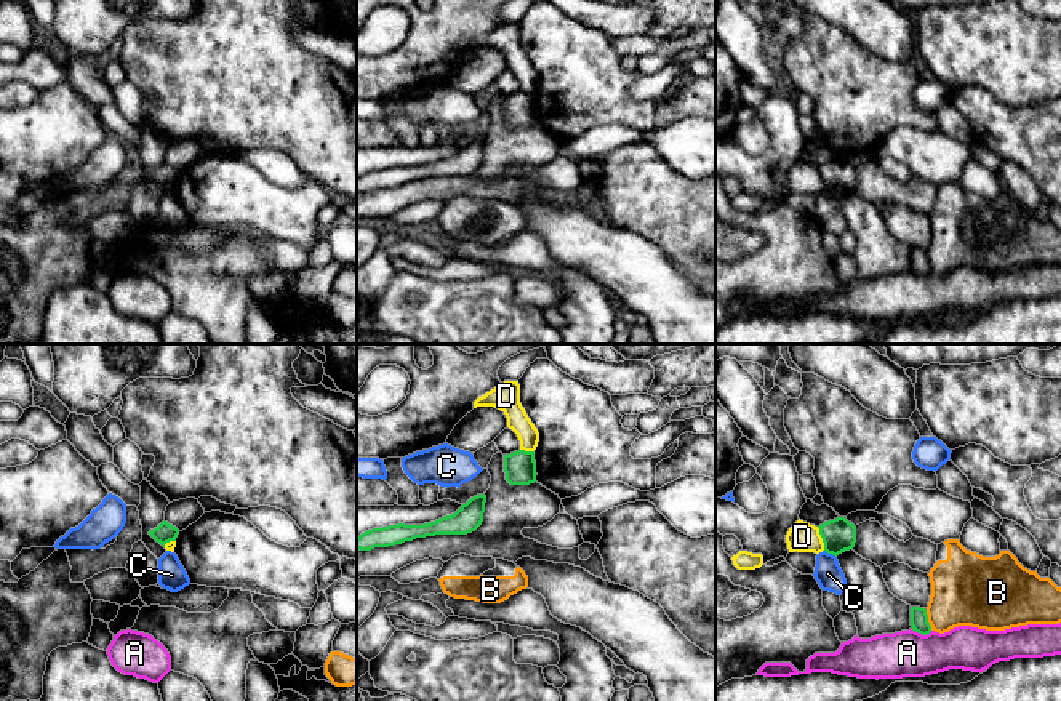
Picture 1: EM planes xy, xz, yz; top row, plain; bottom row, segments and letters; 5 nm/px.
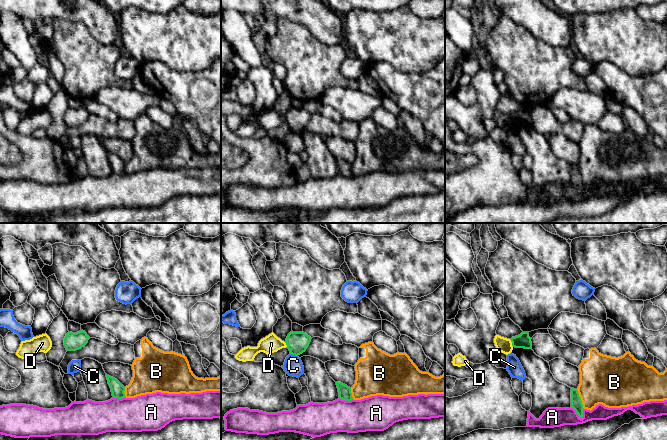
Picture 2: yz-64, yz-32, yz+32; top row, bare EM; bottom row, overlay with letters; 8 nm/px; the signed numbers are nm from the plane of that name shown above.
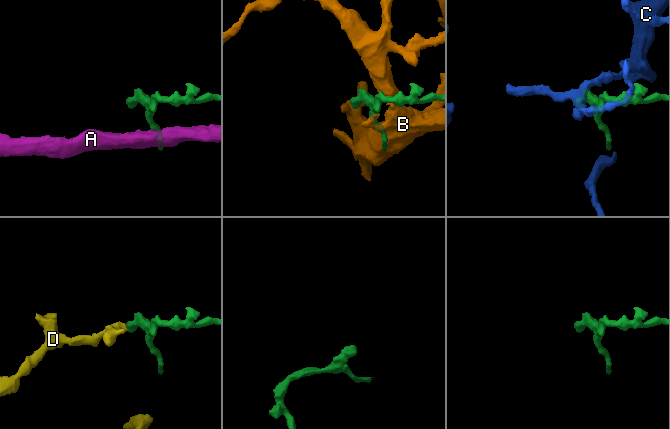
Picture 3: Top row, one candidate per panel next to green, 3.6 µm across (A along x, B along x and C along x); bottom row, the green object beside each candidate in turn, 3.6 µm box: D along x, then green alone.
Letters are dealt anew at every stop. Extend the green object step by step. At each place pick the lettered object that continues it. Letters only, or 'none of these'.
none of these

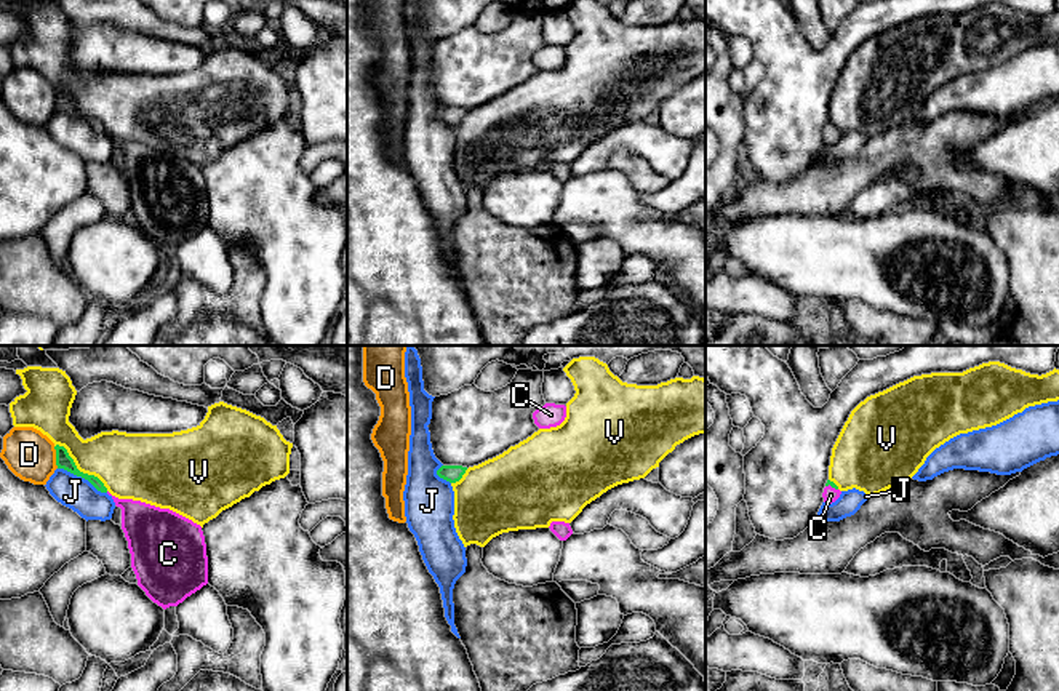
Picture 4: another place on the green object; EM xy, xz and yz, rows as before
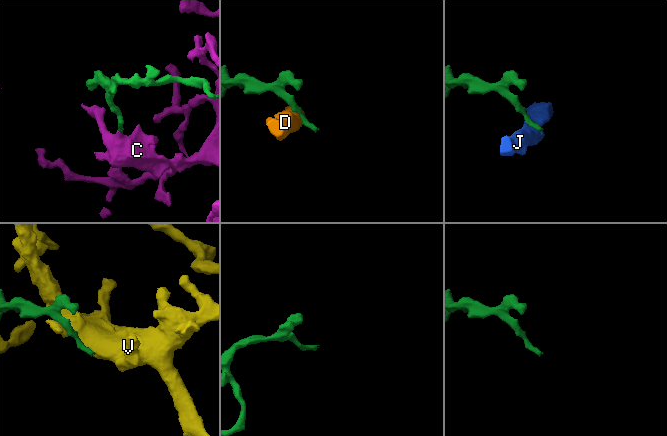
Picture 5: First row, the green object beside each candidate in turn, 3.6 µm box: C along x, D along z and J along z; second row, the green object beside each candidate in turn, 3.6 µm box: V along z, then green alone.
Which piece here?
C

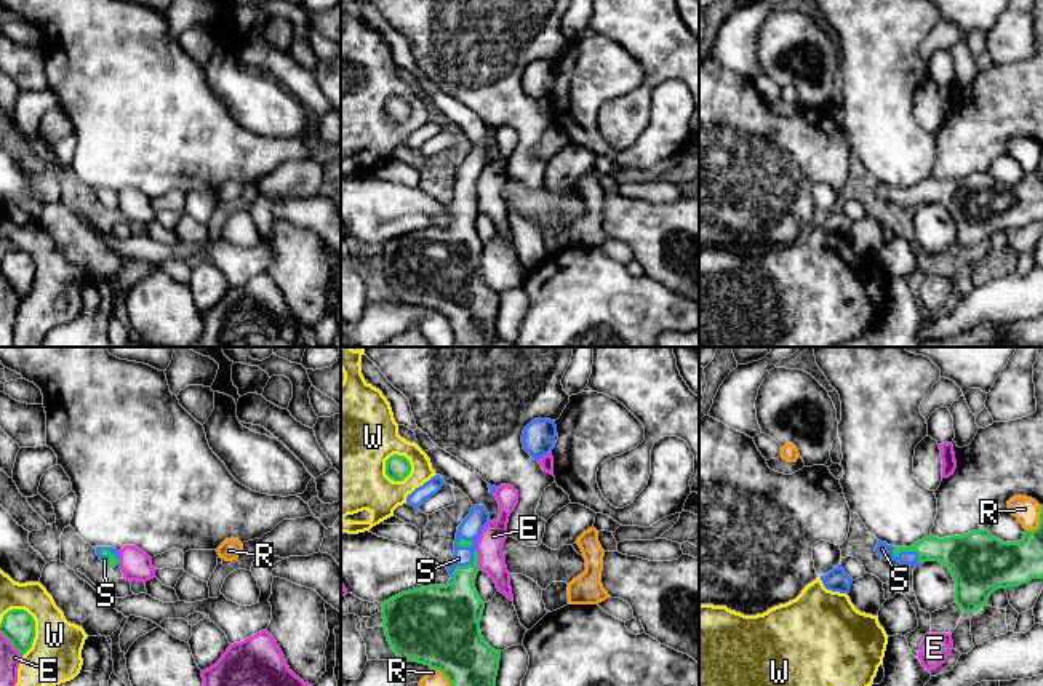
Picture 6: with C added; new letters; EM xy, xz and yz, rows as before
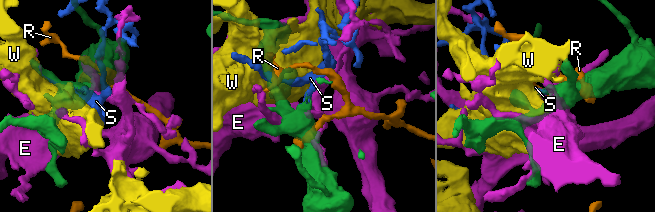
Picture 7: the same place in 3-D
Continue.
S

